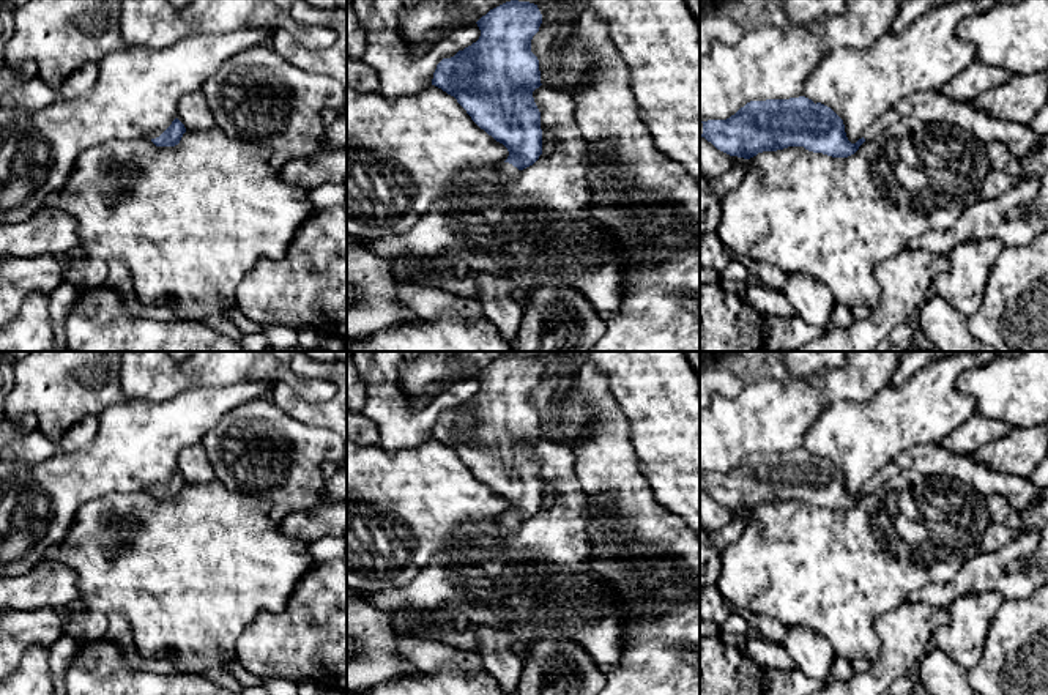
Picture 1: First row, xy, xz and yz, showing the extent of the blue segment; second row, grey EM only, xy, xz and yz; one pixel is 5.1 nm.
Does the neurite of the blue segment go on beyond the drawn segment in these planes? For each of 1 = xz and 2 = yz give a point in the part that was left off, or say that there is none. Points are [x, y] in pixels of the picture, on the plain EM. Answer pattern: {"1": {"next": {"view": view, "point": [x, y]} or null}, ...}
{"1": {"next": {"view": "xz", "point": [508, 524]}}, "2": {"next": {"view": "yz", "point": [929, 459]}}}

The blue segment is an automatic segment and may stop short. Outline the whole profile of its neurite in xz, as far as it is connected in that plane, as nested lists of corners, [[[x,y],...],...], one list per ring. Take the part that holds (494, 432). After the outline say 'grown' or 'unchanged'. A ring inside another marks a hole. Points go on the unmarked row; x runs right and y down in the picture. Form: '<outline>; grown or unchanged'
[[[511,351],[490,362],[476,375],[479,392],[454,410],[443,411],[432,432],[432,438],[454,449],[481,482],[507,501],[509,509],[500,517],[504,531],[518,530],[542,507],[541,465],[533,451],[542,437],[531,392],[542,377],[537,358],[548,353],[552,351]]]; grown

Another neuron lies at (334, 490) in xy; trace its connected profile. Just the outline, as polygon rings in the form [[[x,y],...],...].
[[[347,459],[342,463],[342,468],[329,479],[326,479],[323,490],[323,503],[334,504],[347,501]]]

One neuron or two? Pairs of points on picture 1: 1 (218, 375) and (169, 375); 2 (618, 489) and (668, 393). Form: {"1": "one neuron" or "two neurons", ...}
{"1": "one neuron", "2": "two neurons"}

